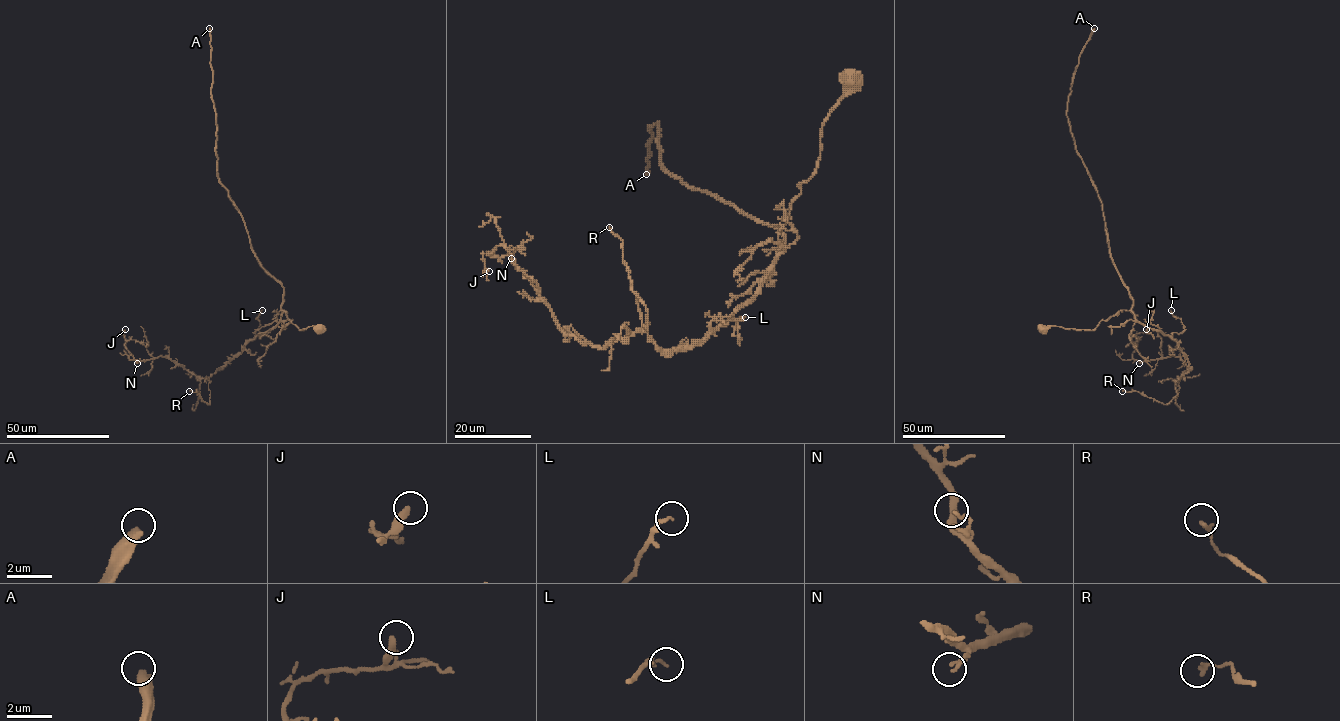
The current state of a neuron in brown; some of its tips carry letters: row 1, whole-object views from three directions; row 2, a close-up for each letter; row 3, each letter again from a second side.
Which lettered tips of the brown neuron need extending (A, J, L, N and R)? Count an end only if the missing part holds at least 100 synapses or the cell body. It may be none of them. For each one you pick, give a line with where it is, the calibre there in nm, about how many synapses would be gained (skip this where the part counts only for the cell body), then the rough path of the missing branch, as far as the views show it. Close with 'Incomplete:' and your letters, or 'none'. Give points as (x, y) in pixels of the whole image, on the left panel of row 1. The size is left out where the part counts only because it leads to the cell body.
A: place (209, 28); calibre 460 nm; 550 synapses
Incomplete: A

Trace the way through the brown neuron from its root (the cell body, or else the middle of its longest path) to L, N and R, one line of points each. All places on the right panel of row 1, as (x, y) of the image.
L: (1042, 328), (1055, 325), (1093, 330), (1101, 320), (1126, 310), (1163, 334), (1181, 334), (1184, 326), (1171, 310)
N: (1042, 328), (1093, 330), (1130, 310), (1173, 338), (1189, 370), (1179, 378), (1187, 367), (1173, 356), (1139, 363)
R: (1042, 328), (1093, 330), (1126, 310), (1177, 342), (1189, 370), (1179, 377), (1177, 394), (1168, 403), (1122, 391)

